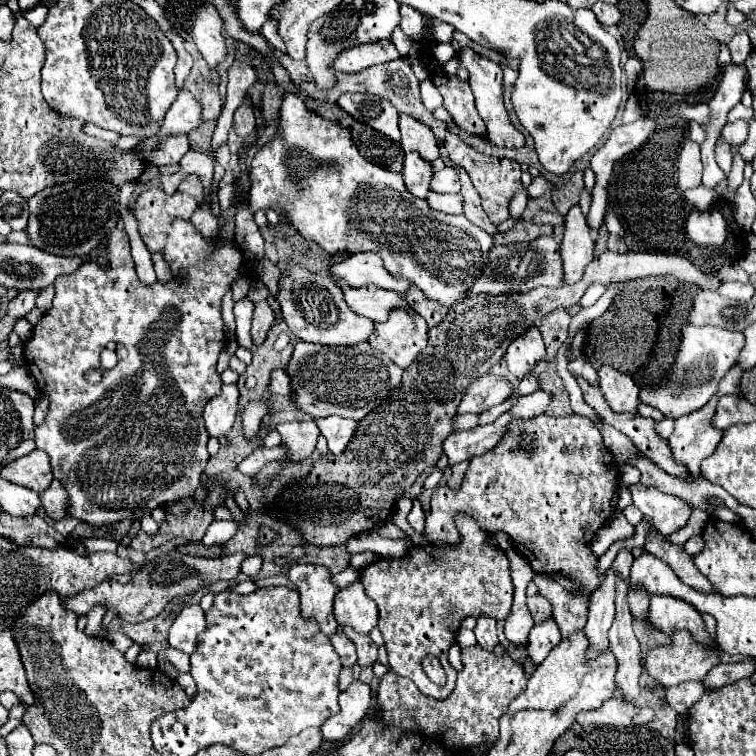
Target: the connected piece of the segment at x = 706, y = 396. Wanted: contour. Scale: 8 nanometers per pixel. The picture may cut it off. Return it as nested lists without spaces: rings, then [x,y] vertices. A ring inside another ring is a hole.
[[[684,325],[682,343],[676,355],[676,363],[670,367],[668,383],[654,389],[642,389],[640,401],[660,409],[666,417],[672,419],[678,419],[686,413],[704,407],[710,401],[710,397],[718,391],[720,379],[730,371],[730,367],[736,365],[742,347],[744,347],[744,333],[740,331],[728,331],[722,327]]]

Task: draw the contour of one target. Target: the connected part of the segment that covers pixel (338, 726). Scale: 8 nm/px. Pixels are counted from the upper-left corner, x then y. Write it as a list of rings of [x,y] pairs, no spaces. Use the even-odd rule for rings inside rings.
[[[354,681],[346,691],[340,693],[340,711],[334,717],[328,717],[320,727],[322,737],[326,741],[342,741],[366,715],[370,699],[370,687]]]

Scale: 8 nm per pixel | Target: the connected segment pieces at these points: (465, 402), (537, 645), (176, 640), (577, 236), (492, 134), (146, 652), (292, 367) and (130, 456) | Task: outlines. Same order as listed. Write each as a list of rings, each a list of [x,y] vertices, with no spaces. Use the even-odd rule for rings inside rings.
[[[484,375],[476,379],[458,405],[458,413],[482,413],[512,395],[512,385],[494,375]]]
[[[554,619],[534,625],[534,629],[530,631],[530,639],[528,639],[528,661],[534,667],[538,667],[560,641],[562,637],[558,633],[558,625],[554,623]]]
[[[200,605],[184,607],[170,627],[170,635],[168,635],[170,647],[192,655],[198,647],[198,635],[204,631],[204,627],[206,621]]]
[[[572,207],[564,219],[566,231],[560,245],[562,267],[564,267],[564,283],[574,285],[582,279],[584,267],[592,261],[594,239],[590,237],[590,229],[580,207]]]
[[[462,49],[456,55],[460,57],[460,65],[470,71],[470,87],[472,87],[472,93],[476,97],[476,109],[478,109],[482,121],[488,127],[488,139],[494,145],[498,145],[498,147],[516,147],[516,149],[524,147],[524,135],[512,127],[512,123],[508,119],[508,111],[504,107],[504,99],[502,99],[502,69],[500,69],[500,65],[496,65],[494,61],[474,53],[472,49]],[[474,61],[478,61],[478,63],[474,65]]]
[[[142,649],[142,653],[138,655],[138,661],[136,661],[138,667],[146,667],[146,669],[154,669],[156,663],[158,663],[158,657],[150,649]]]
[[[298,341],[286,365],[286,373],[290,375],[292,401],[296,409],[308,413],[312,419],[338,415],[354,421],[360,421],[386,397],[390,397],[392,389],[400,383],[402,377],[402,369],[394,365],[388,357],[382,357],[366,341],[358,345],[322,347]]]
[[[176,219],[172,223],[170,235],[168,235],[168,243],[166,249],[162,251],[164,259],[170,263],[170,269],[174,273],[174,279],[168,285],[162,283],[154,283],[150,287],[142,285],[140,279],[136,277],[134,271],[134,261],[130,255],[130,245],[128,245],[128,237],[126,231],[122,229],[122,221],[110,231],[110,237],[106,237],[106,241],[102,243],[102,249],[106,251],[106,259],[108,265],[102,267],[94,257],[86,263],[82,263],[74,273],[70,275],[62,275],[54,281],[56,287],[56,295],[54,295],[54,303],[52,309],[46,311],[42,315],[42,319],[34,325],[32,329],[32,337],[30,341],[24,345],[24,357],[26,363],[30,367],[30,373],[36,379],[38,389],[48,395],[48,415],[44,417],[44,421],[40,425],[34,425],[34,439],[36,439],[36,449],[42,449],[48,453],[50,457],[50,465],[52,465],[52,473],[54,479],[60,481],[60,485],[66,489],[68,493],[68,515],[78,519],[78,521],[86,521],[92,527],[102,527],[102,525],[110,525],[122,519],[140,519],[142,515],[150,515],[152,509],[162,507],[166,503],[172,501],[180,501],[188,495],[194,495],[196,489],[200,487],[202,481],[202,473],[204,467],[208,463],[208,451],[206,451],[206,441],[208,441],[208,433],[206,433],[206,425],[202,421],[202,409],[206,405],[206,401],[210,401],[214,395],[220,393],[220,375],[216,371],[216,361],[220,351],[226,345],[226,337],[224,337],[224,321],[222,321],[222,313],[220,313],[220,305],[222,305],[222,297],[224,293],[232,287],[232,283],[242,277],[244,273],[250,273],[244,267],[244,253],[234,245],[234,243],[226,243],[226,241],[218,241],[218,243],[208,243],[202,239],[202,235],[194,229],[194,225],[190,221],[180,221]],[[178,269],[186,269],[188,277],[186,279],[176,279],[176,271]],[[114,345],[114,351],[118,353],[118,365],[114,369],[104,371],[100,365],[100,353],[102,349]],[[88,369],[98,369],[102,373],[102,381],[100,383],[88,383],[84,379],[84,373]]]

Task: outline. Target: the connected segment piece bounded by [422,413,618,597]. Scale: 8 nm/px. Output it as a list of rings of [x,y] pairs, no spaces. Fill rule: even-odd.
[[[538,415],[532,419],[516,419],[510,425],[508,435],[494,447],[492,451],[472,457],[462,487],[458,491],[448,489],[446,485],[436,487],[432,493],[430,513],[426,515],[422,535],[430,543],[456,543],[460,533],[454,525],[454,515],[464,511],[470,513],[482,529],[506,531],[514,543],[514,547],[530,561],[536,573],[560,573],[568,577],[576,589],[568,589],[568,593],[580,593],[582,597],[590,597],[604,581],[604,573],[598,573],[598,557],[592,553],[590,543],[596,537],[598,529],[612,517],[616,511],[616,489],[618,489],[618,467],[610,451],[602,445],[602,435],[594,427],[588,417],[568,415],[568,417],[548,417]]]

